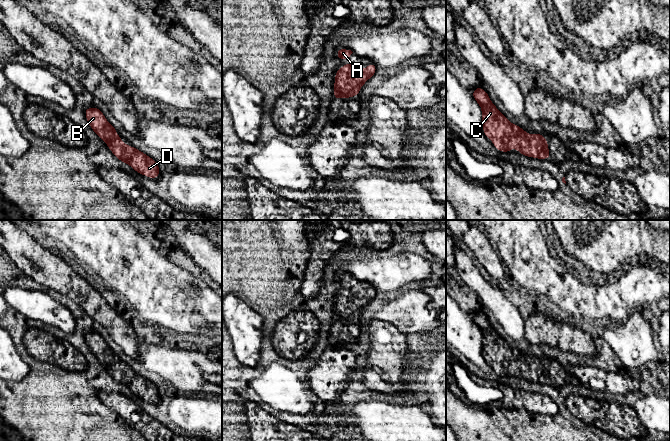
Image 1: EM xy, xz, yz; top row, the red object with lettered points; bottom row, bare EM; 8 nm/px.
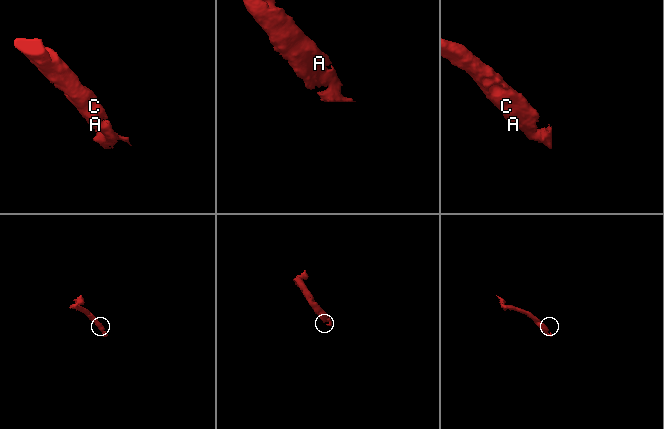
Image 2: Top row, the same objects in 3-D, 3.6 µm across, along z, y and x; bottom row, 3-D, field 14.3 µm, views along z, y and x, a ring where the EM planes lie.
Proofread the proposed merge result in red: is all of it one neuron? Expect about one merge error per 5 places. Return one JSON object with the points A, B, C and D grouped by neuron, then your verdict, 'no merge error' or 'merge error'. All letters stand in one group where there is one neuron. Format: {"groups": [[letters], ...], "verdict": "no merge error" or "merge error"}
{"groups": [["A", "B", "C", "D"]], "verdict": "no merge error"}

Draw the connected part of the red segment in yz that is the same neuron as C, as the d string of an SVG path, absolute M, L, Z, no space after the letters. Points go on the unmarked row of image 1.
M481 310L471 317L482 332L483 356L493 365L498 375L508 377L516 371L520 379L537 383L552 382L548 375L548 366L541 357L528 359L525 354L510 347L491 326L487 316Z

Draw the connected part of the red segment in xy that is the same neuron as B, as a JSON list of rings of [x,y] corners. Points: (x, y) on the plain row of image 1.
[[[90,331],[84,333],[84,336],[92,354],[109,370],[110,375],[121,386],[151,403],[159,401],[160,394],[157,386],[140,374],[124,368],[117,359],[116,351],[111,350],[100,333]]]

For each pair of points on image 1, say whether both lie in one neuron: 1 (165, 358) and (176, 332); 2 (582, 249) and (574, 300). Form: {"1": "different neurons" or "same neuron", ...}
{"1": "different neurons", "2": "different neurons"}

